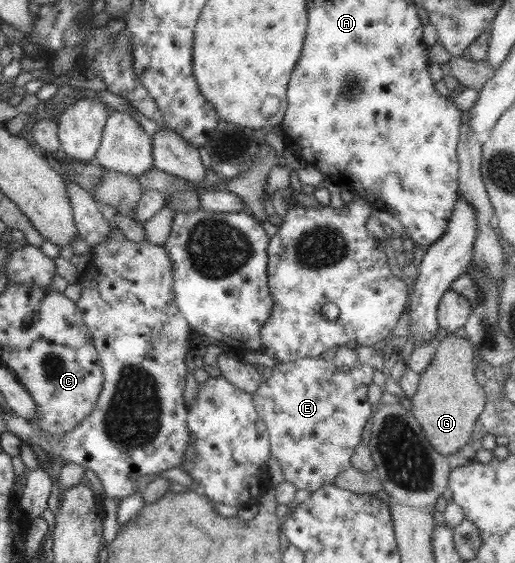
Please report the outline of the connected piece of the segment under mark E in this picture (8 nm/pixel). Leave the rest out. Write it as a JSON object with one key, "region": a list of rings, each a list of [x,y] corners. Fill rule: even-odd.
{"region":[[[307,357],[276,363],[266,372],[265,379],[252,394],[253,402],[267,427],[272,457],[281,465],[285,482],[293,484],[297,491],[315,493],[318,488],[333,485],[335,477],[351,465],[353,453],[362,442],[361,434],[373,409],[368,399],[368,388],[374,371],[370,364],[343,370],[335,360]]]}

